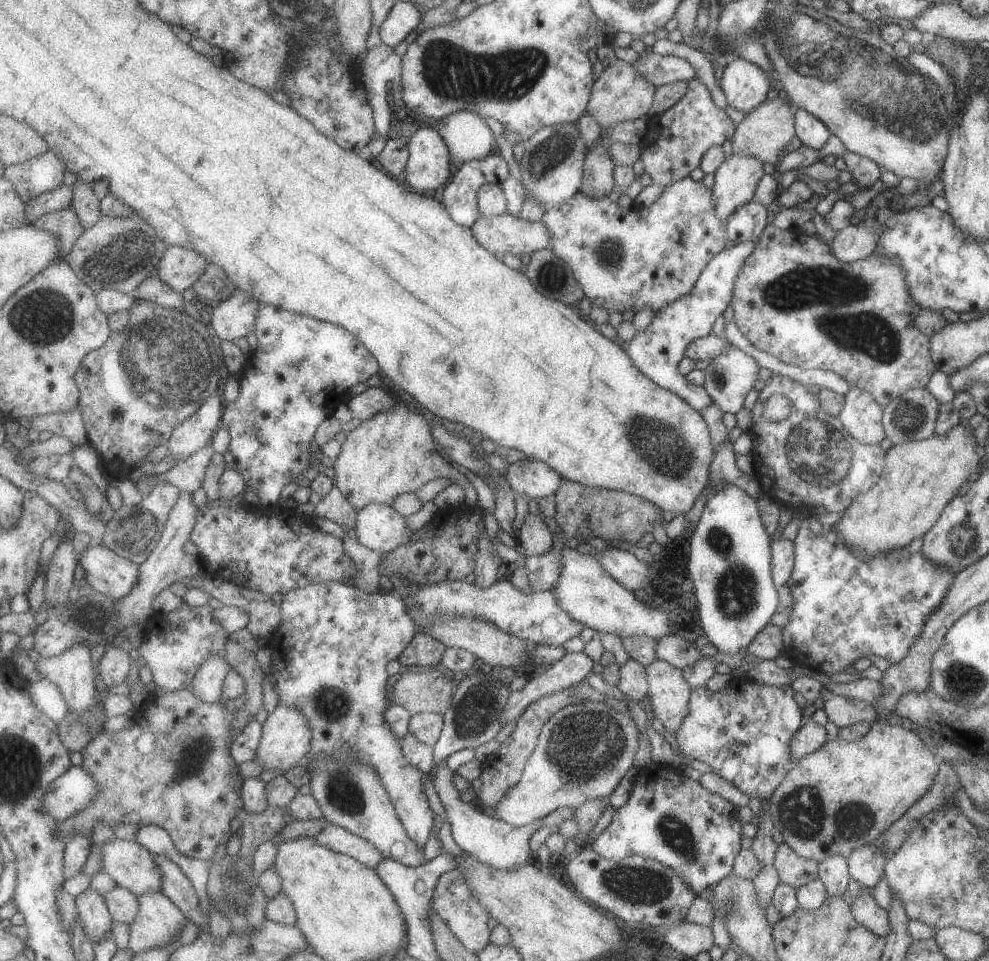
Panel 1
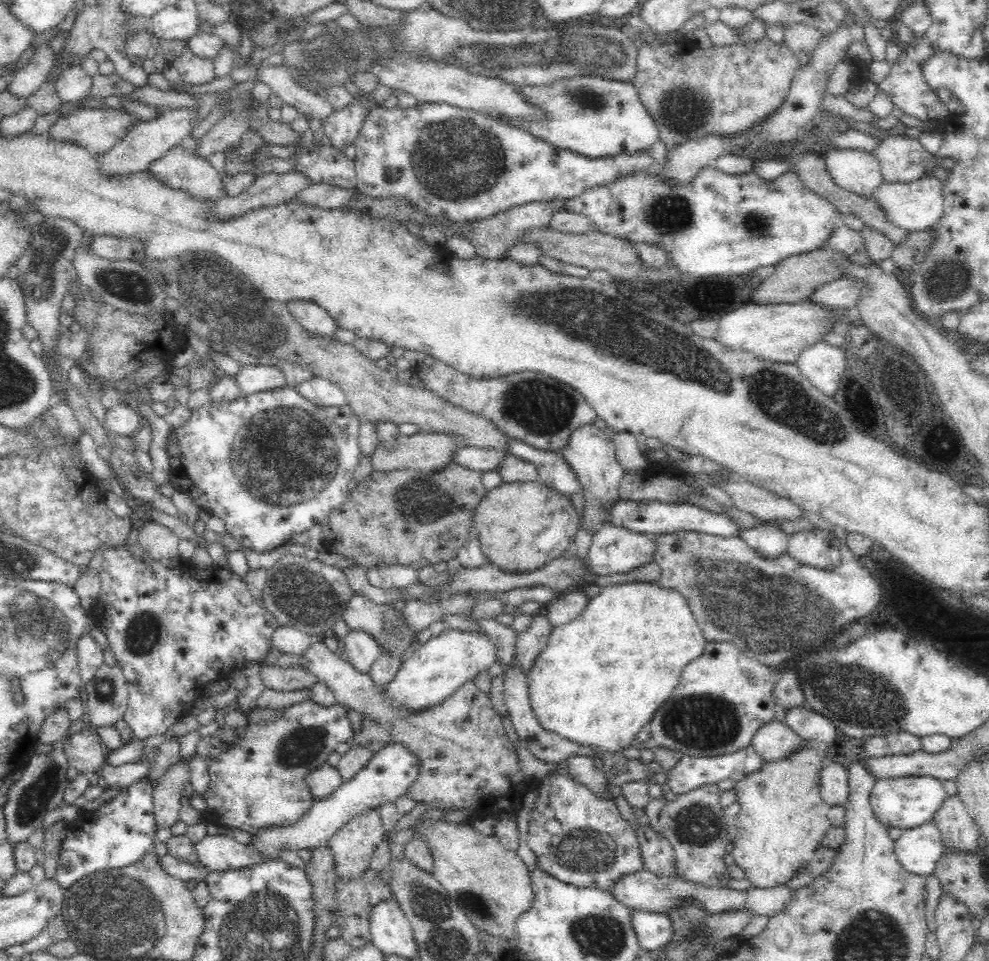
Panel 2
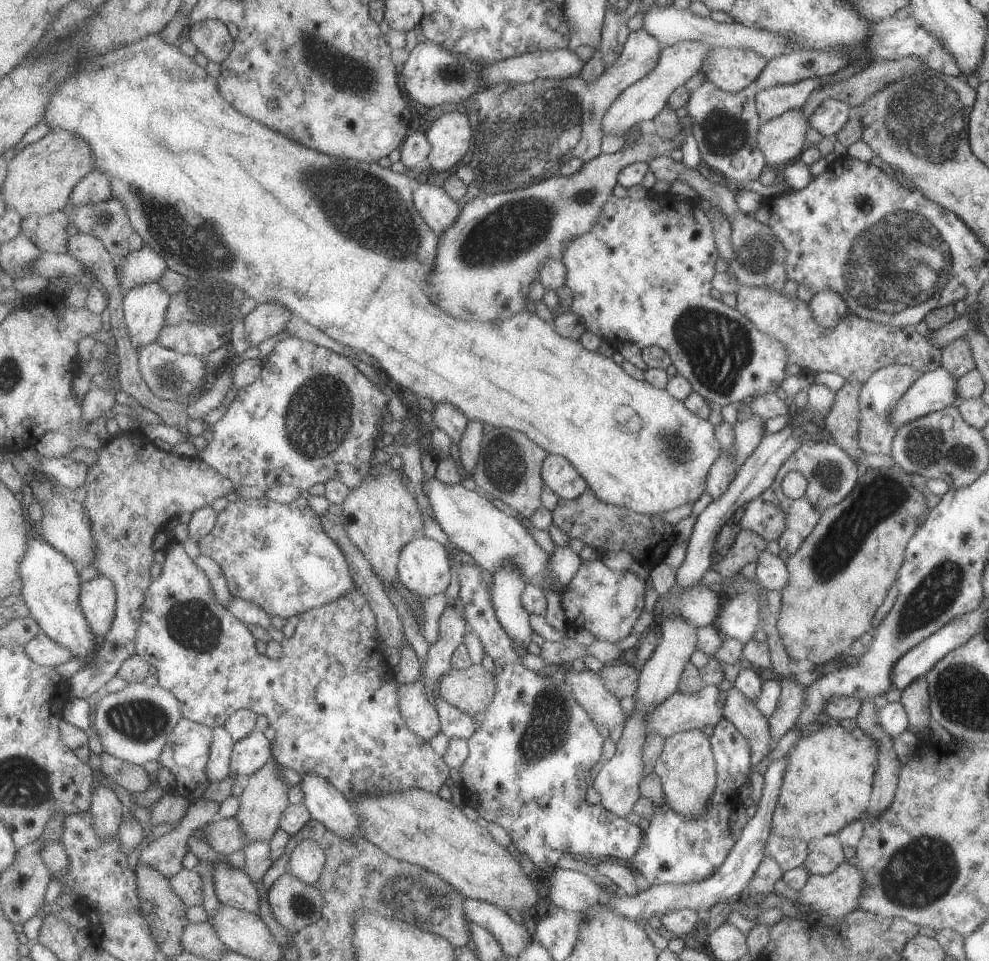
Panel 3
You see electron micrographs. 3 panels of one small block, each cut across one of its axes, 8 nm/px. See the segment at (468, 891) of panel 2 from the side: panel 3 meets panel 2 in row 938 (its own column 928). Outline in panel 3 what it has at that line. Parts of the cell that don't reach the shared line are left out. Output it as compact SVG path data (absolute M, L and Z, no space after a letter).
M896 465L889 469L863 469L860 472L856 486L854 486L850 491L850 494L848 494L842 502L828 507L822 513L822 516L819 518L818 524L814 527L814 530L806 537L806 540L801 544L801 547L794 554L790 555L790 559L786 562L787 569L789 570L789 581L781 590L782 604L781 611L779 612L777 629L779 630L779 635L786 654L792 659L793 663L798 660L808 659L812 664L815 664L815 666L826 664L826 662L830 662L830 660L834 660L834 658L848 653L853 642L859 639L864 633L867 633L872 627L872 618L874 618L876 610L882 606L882 602L884 602L888 590L896 584L898 570L901 569L902 563L905 559L905 550L908 541L912 538L915 530L924 520L921 517L922 513L930 510L926 504L927 500L922 492L916 490L916 488L912 486L912 475L914 474L907 473Z

